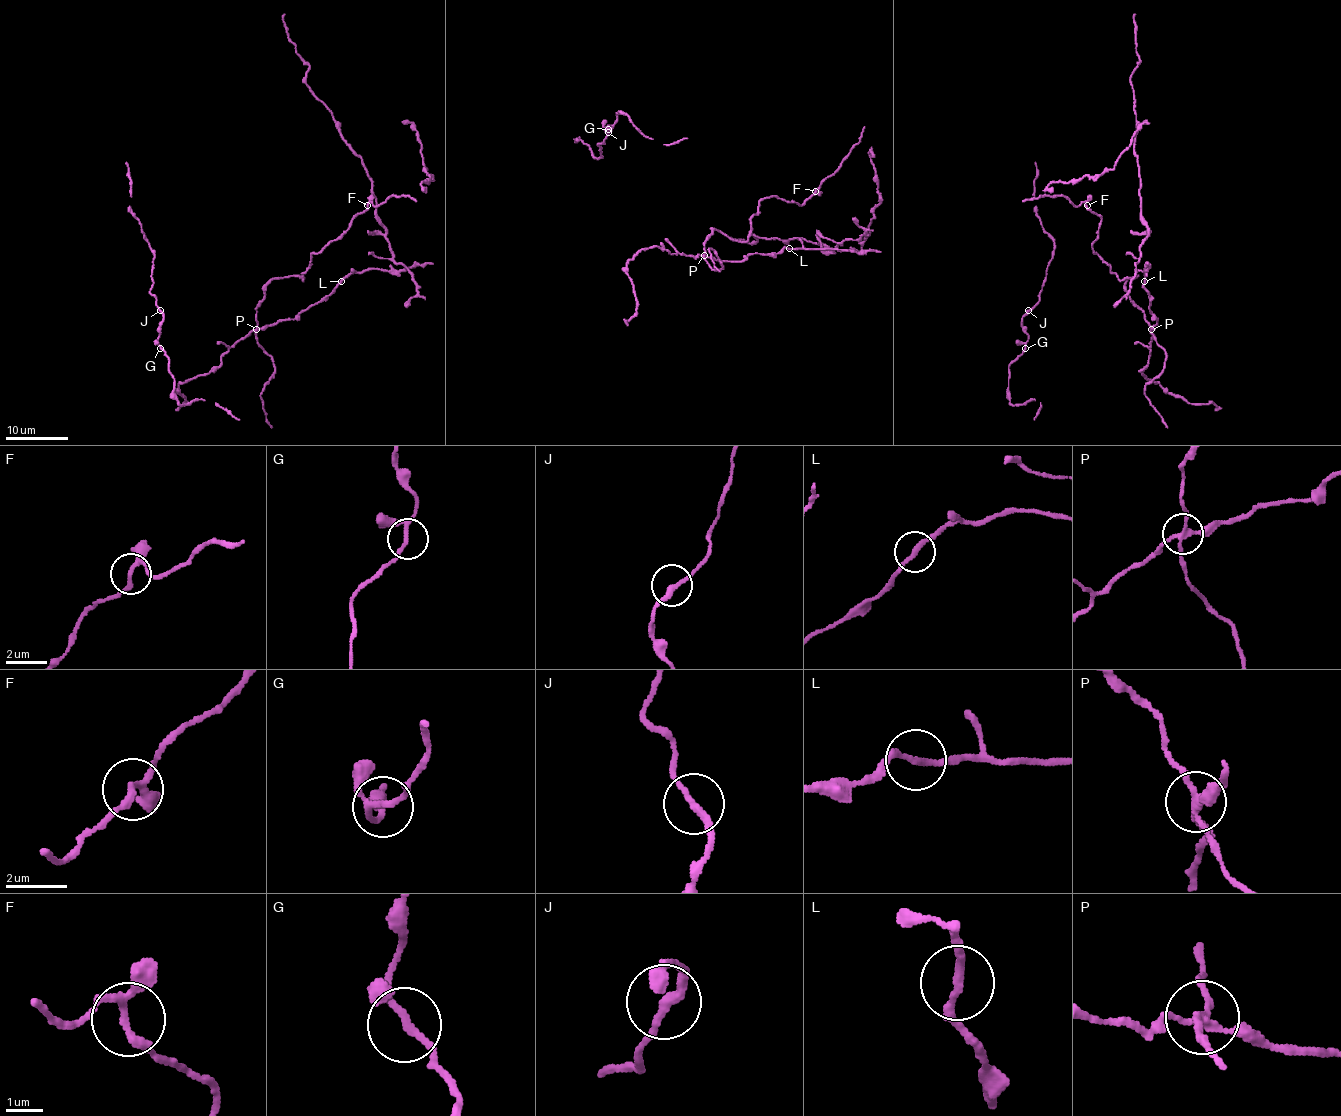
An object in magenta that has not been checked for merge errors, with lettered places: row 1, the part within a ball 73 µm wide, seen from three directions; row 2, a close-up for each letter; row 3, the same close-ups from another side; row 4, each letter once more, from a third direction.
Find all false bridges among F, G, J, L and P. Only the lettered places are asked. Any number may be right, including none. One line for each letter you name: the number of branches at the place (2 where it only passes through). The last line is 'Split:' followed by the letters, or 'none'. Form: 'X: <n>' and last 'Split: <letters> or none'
L: 2
P: 4
Split: L, P

